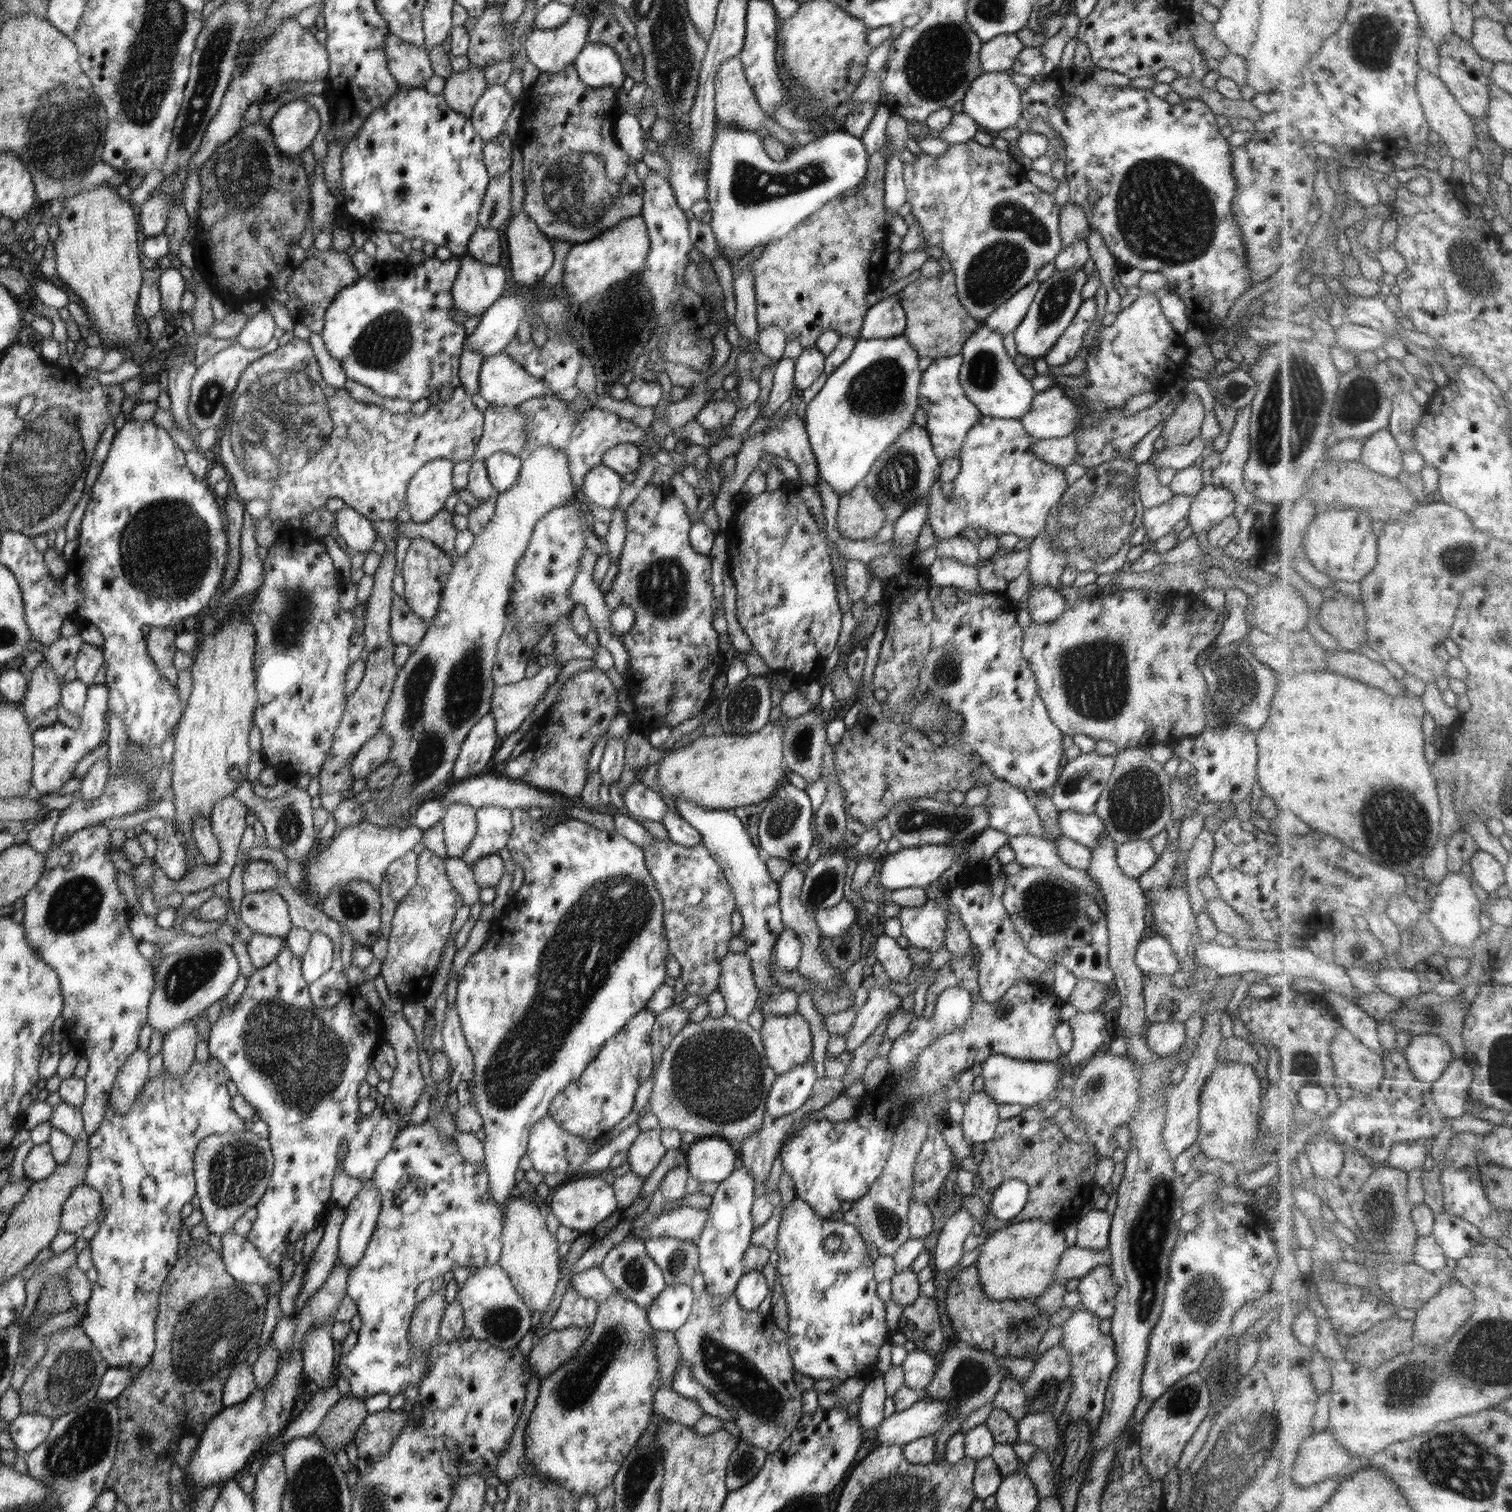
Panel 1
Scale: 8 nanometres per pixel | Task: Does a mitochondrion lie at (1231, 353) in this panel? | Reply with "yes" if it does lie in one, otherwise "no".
no

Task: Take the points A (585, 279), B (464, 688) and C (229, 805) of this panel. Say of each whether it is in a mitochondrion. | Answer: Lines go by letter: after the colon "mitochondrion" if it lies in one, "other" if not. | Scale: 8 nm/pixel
A: other
B: mitochondrion
C: other

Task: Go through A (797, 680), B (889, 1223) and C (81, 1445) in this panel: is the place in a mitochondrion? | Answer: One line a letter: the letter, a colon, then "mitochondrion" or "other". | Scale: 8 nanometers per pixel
A: other
B: mitochondrion
C: mitochondrion

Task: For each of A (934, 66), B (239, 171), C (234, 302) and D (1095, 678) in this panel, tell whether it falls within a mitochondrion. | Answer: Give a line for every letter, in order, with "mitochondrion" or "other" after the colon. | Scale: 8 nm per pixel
A: mitochondrion
B: mitochondrion
C: other
D: mitochondrion

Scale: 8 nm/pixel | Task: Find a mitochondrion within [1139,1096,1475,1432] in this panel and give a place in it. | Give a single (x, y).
(1204, 1298)

